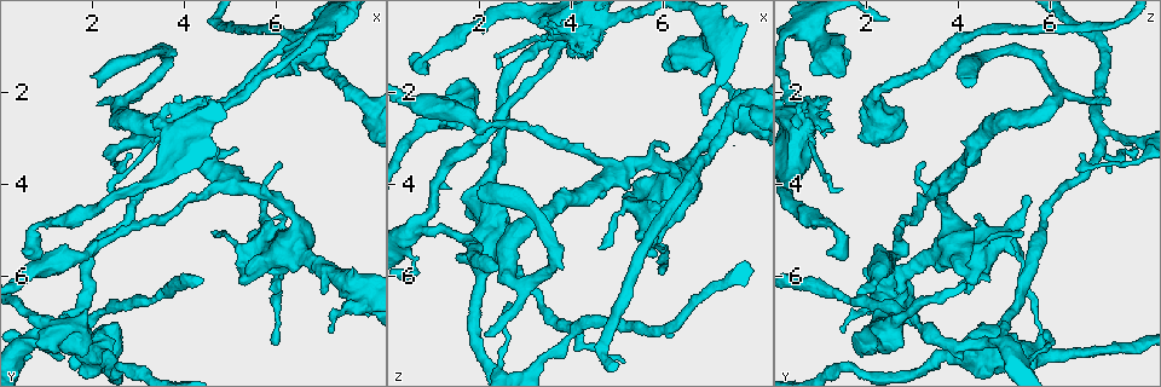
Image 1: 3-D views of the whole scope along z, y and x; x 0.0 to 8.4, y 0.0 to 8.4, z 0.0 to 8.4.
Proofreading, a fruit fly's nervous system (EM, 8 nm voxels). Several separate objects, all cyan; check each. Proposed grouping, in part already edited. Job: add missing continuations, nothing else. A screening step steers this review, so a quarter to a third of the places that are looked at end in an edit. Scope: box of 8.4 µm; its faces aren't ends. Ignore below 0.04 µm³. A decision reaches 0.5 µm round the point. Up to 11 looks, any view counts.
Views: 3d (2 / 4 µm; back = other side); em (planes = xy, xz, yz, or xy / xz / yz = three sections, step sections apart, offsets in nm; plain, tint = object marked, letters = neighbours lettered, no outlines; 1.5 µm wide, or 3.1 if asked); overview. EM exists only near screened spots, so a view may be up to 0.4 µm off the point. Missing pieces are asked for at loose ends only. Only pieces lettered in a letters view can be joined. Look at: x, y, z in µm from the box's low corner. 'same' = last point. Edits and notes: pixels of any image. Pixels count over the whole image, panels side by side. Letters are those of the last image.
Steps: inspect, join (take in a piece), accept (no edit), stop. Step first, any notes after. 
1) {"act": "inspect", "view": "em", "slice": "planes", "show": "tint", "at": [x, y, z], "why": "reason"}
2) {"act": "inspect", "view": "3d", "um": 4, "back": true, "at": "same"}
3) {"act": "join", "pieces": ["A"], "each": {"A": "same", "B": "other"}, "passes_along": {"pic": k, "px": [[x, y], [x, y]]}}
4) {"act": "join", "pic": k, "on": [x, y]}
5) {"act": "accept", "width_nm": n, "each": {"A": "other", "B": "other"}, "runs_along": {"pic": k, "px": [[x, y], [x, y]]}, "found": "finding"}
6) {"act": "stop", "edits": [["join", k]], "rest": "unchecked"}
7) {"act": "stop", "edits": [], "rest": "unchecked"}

{"act": "inspect", "view": "em", "slice": "xz", "step": 8, "show": "letters", "at": [1.55, 7.95, 5.60], "why": "stops while still wide"}

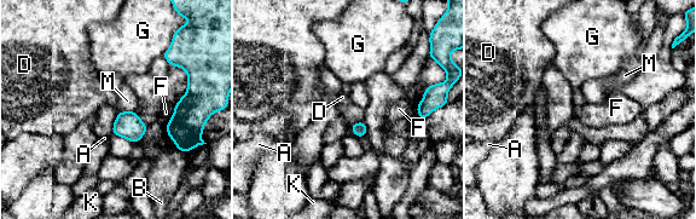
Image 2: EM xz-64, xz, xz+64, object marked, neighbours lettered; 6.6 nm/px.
{"act": "accept", "each": {"A": "other", "B": "other", "D": "other", "F": "other", "G": "other", "K": "other", "M": "other"}, "border": {"pic": 2, "px": [[174, 105], [174, 113], [167, 121]]}, "found": "no lettered piece goes on from it"}

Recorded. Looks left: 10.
{"act": "inspect", "view": "em", "slice": "yz", "step": 4, "show": "letters", "at": [1.80, 7.75, 1.80], "why": "thick end"}

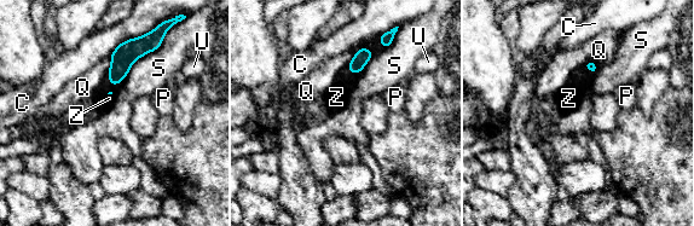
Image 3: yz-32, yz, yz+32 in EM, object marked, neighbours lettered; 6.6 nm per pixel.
{"act": "inspect", "view": "em", "slice": "planes", "show": "letters", "at": "same", "why": "another direction"}

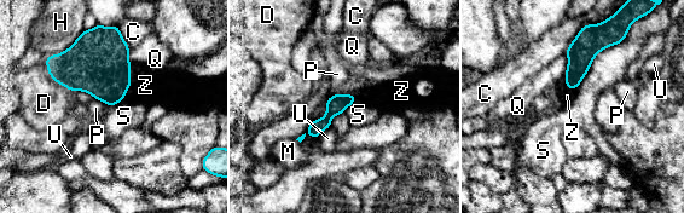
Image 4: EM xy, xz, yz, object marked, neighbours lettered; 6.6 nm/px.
{"act": "join", "pieces": ["Z"], "each": {"C": "other", "D": "other", "H": "other", "M": "other", "P": "other", "Q": "other", "S": "other", "U": "other", "Z": "same"}, "passes_along": {"pic": 4, "px": [[581, 51], [566, 85], [567, 96]]}, "found": "it goes on there"}

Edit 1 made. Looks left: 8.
{"act": "inspect", "view": "overview"}

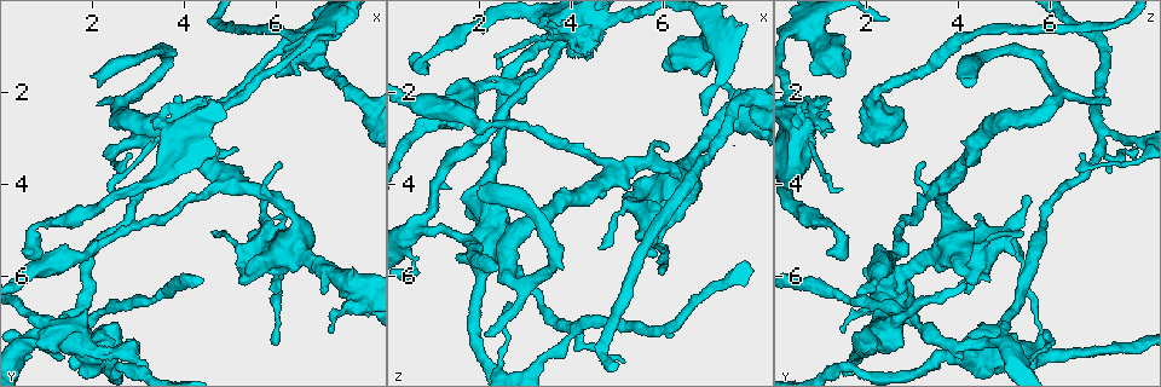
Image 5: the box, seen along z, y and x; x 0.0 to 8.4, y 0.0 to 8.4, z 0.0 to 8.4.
{"act": "inspect", "view": "em", "slice": "yz", "step": 4, "show": "letters", "at": [4.10, 2.70, 1.25], "why": "stops while still wide"}

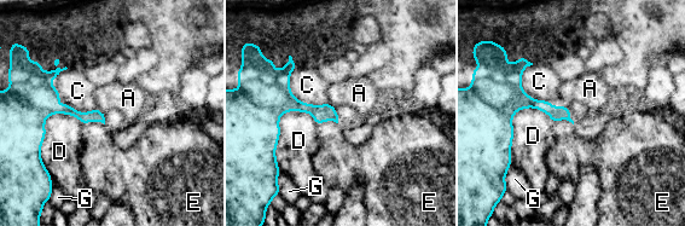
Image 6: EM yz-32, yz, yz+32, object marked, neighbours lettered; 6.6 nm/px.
{"act": "inspect", "view": "em", "slice": "planes", "show": "letters", "at": "same"}

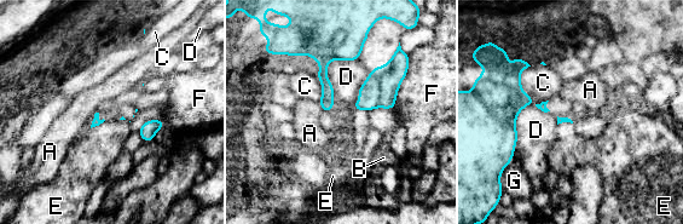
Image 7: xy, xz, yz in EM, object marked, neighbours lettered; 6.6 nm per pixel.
{"act": "accept", "each": {"A": "other", "B": "other", "C": "other", "D": "other", "E": "other", "F": "other", "G": "other"}, "found": "none of them fits"}

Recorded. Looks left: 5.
{"act": "inspect", "view": "em", "slice": "yz", "step": 8, "show": "letters", "at": [2.10, 2.20, 7.20]}

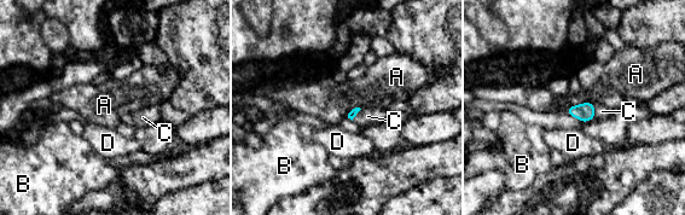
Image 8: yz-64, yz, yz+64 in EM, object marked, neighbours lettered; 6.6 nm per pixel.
{"act": "inspect", "view": "em", "slice": "planes", "show": "letters", "at": "same", "why": "another direction"}

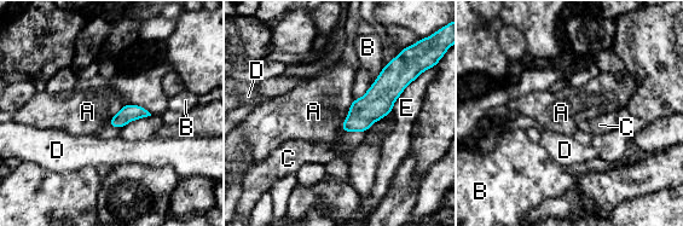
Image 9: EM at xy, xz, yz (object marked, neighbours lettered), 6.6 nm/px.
{"act": "join", "pieces": ["C"], "longest_contact_nm": ["E", 240], "each": {"A": "other", "B": "other", "C": "same", "D": "other", "E": "other"}, "found": "it goes on there"}

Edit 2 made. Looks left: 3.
{"act": "stop", "edits": [["join", 4], ["join", 9]], "rest": "unchecked"}

